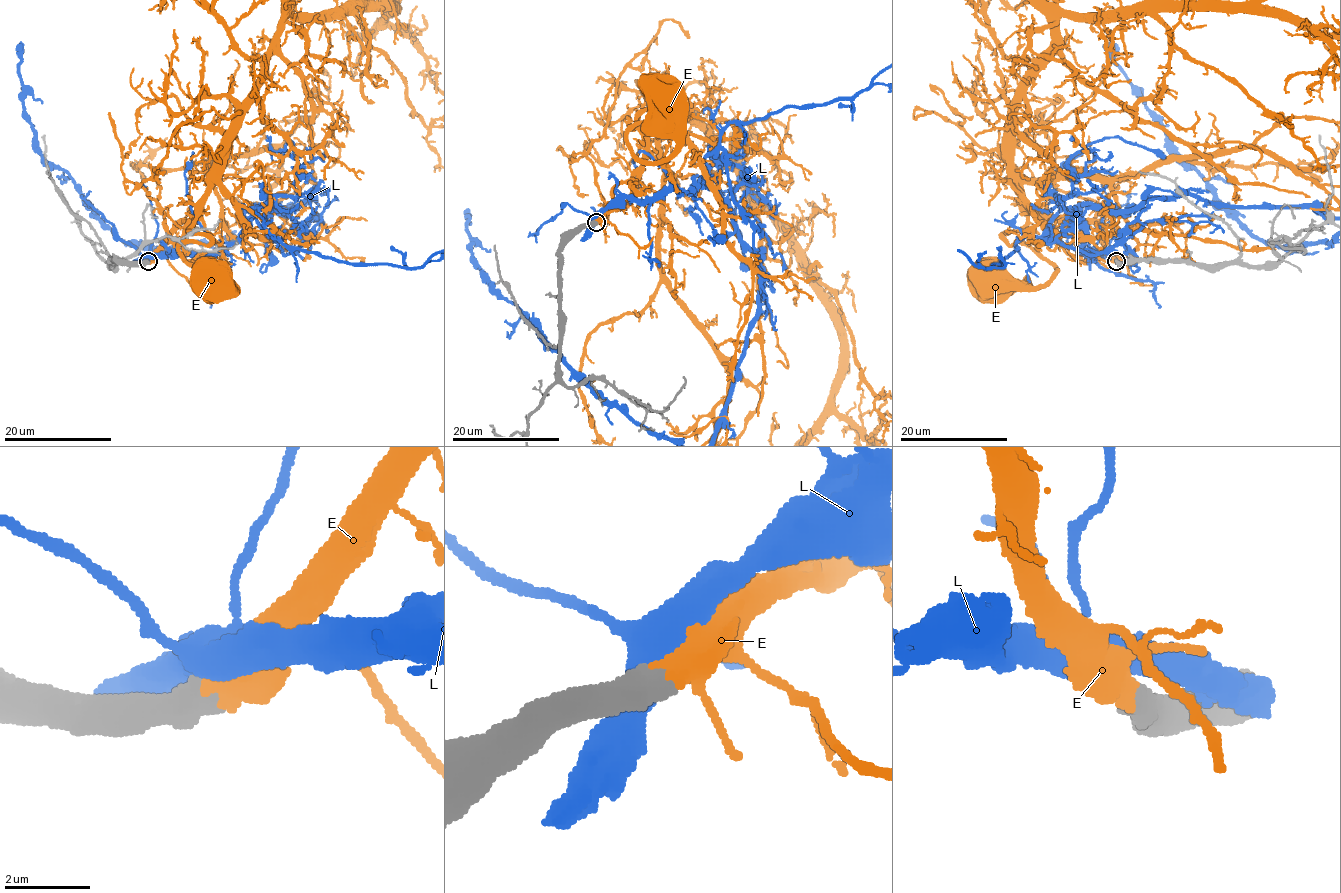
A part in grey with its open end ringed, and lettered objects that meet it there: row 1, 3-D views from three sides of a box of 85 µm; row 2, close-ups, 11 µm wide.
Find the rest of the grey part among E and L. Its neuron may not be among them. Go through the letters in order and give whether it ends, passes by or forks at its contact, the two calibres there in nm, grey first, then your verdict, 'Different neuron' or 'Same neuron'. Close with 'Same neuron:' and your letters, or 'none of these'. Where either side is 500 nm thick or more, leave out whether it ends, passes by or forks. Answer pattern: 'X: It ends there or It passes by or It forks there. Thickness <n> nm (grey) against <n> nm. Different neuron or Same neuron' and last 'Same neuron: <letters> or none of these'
E: Thickness 700 nm (grey) against 480 nm. Same neuron
L: Thickness 700 nm (grey) against 600 nm. Different neuron
Same neuron: E

